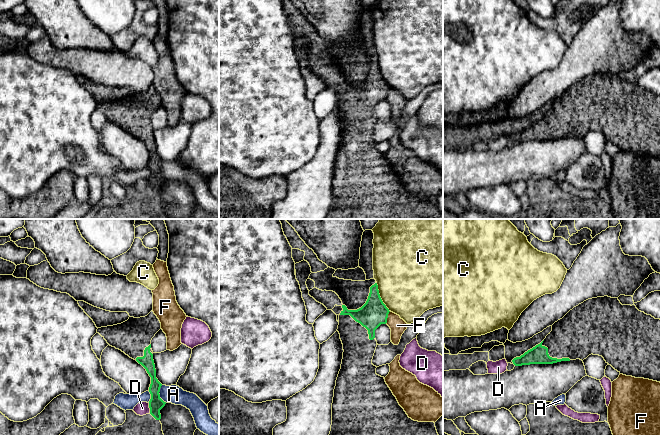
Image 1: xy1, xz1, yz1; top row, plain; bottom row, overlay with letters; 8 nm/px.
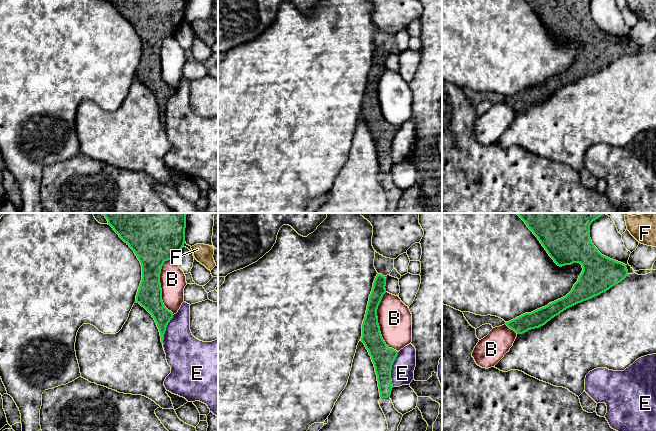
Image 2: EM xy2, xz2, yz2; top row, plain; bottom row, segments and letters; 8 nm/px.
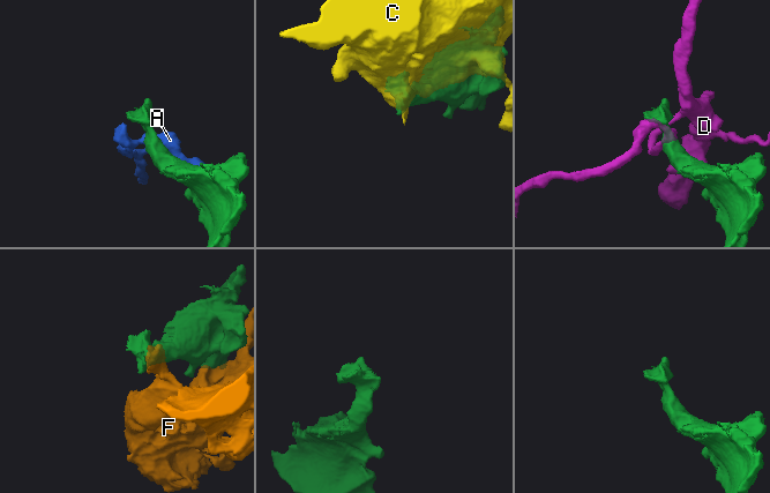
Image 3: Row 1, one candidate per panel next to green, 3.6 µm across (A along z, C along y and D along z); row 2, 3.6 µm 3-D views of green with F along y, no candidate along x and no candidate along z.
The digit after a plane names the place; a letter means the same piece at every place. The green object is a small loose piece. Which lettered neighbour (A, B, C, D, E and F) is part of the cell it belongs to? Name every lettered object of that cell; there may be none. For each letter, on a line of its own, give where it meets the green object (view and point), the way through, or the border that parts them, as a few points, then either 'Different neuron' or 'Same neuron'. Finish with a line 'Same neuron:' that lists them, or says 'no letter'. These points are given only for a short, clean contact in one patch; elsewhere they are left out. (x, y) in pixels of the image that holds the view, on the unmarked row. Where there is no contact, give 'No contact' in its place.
A: Touches green at xy1 (159, 170). Different neuron
B: Touches green at xz2 (378, 100). Different neuron
C: Touches green at xz1 (380, 73). Boundary: xz1 (376, 59), (379, 72), (389, 87). Different neuron
D: Touches green at xy1 (149, 183). Different neuron
E: Touches green at xz2 (391, 145). Different neuron
F: Touches green at xz1 (387, 93). Boundary: xz1 (390, 87), (386, 98). Different neuron
Same neuron: no letter

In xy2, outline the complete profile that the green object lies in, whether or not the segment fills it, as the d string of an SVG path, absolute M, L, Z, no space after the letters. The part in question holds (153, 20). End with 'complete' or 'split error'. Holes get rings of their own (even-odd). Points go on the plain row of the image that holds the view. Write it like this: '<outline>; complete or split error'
M108 0L134 27L142 42L142 56L136 71L136 78L154 94L163 119L166 103L173 94L162 77L160 49L165 37L175 36L185 19L186 0Z; complete

